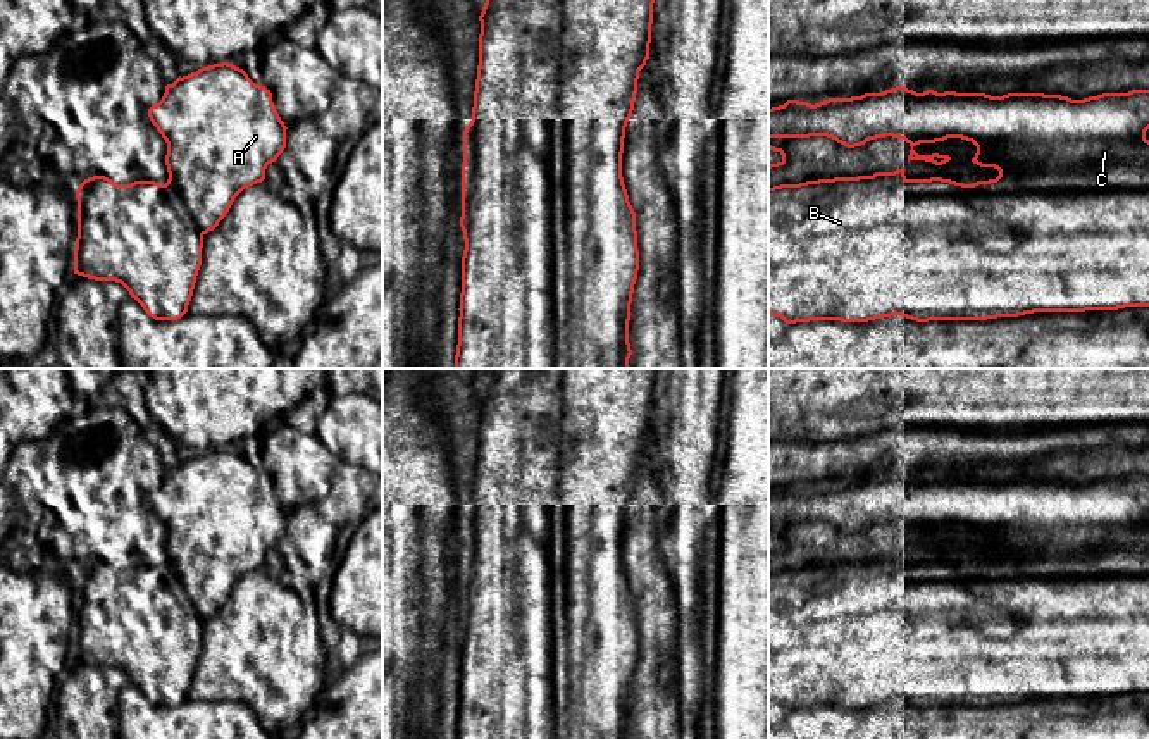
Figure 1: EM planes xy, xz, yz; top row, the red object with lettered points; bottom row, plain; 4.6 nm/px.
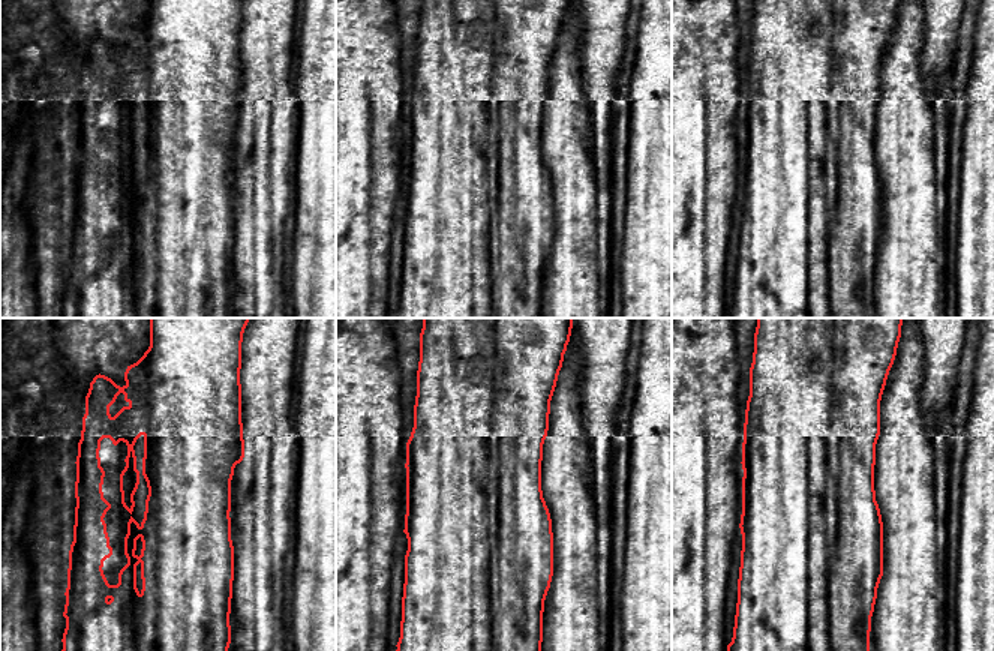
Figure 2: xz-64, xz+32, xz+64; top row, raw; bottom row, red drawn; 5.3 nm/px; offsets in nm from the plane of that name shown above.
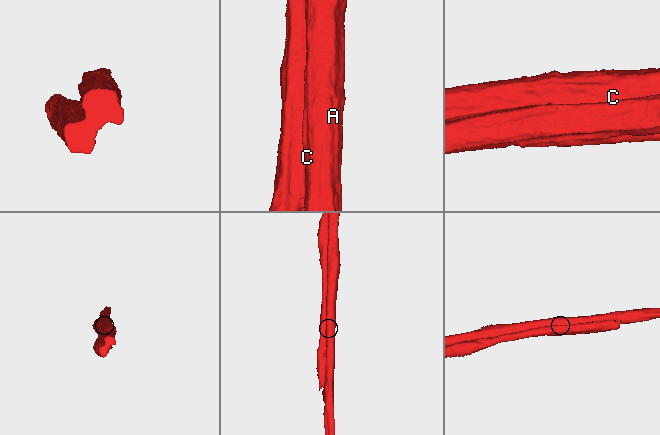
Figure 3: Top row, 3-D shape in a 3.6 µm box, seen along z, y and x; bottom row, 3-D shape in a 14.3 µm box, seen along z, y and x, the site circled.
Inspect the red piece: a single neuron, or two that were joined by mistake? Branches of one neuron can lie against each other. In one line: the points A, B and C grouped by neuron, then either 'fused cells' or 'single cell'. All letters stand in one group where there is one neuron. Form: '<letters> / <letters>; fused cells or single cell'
A C / B; fused cells

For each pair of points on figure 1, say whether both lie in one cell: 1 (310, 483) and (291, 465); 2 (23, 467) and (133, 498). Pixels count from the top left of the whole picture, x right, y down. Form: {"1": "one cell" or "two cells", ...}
{"1": "one cell", "2": "one cell"}

